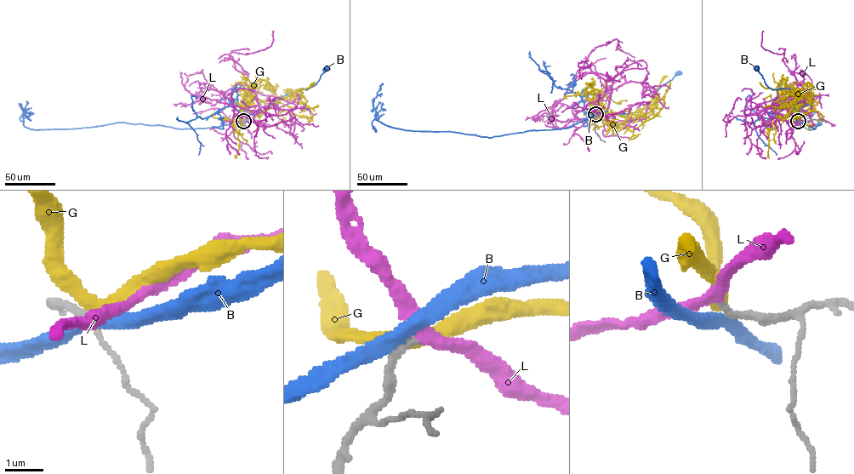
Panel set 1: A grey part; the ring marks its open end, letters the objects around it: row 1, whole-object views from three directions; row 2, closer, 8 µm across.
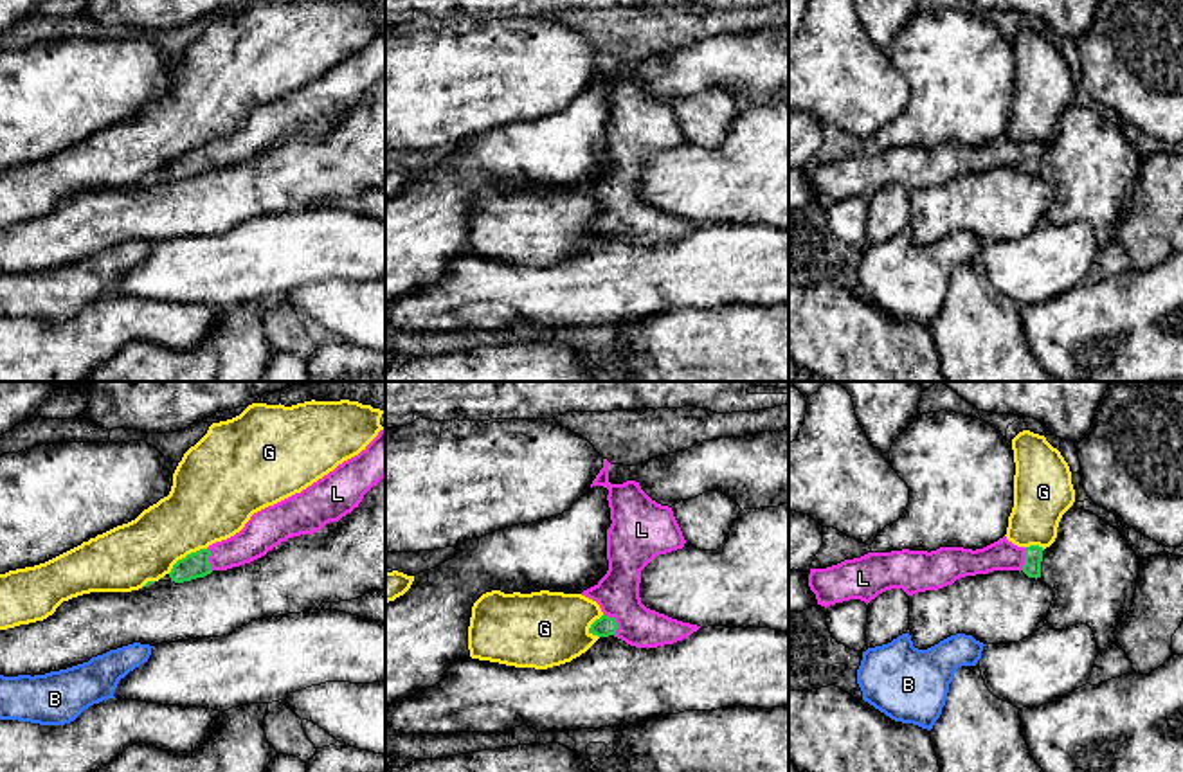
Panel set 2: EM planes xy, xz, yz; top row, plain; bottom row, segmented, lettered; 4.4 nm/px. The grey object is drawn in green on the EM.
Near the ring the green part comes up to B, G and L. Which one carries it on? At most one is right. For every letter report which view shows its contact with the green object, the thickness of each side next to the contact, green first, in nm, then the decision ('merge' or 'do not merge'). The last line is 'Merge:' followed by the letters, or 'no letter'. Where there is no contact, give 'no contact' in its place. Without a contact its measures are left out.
B: no contact | do not merge
G: xy | 110/360 nm | do not merge
L: xz | 90/190 nm | merge
Merge: L

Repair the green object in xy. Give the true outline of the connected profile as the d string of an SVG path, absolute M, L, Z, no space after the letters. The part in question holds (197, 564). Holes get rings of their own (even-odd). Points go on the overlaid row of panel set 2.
M385 428L358 455L301 493L254 513L234 536L178 560L169 578L175 583L203 578L212 570L250 563L288 538L313 534L358 507L364 495L384 477Z

